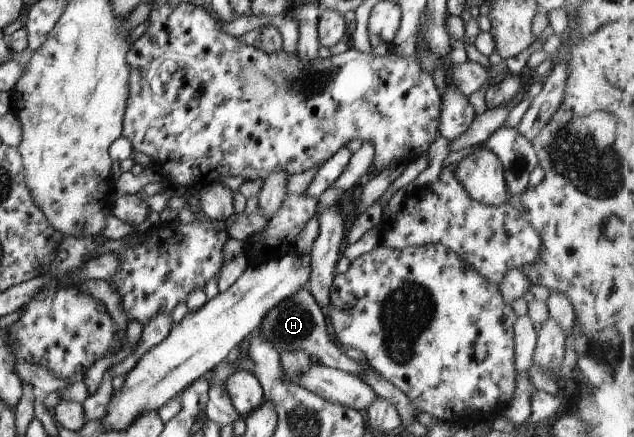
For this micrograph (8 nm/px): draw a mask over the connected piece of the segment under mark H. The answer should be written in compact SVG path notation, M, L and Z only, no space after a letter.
M302 287L302 289L298 289L298 291L294 291L294 295L290 295L288 299L284 299L278 303L278 305L274 305L266 315L264 315L264 319L262 319L258 331L262 333L262 337L264 337L264 341L266 343L270 343L274 349L278 353L282 350L284 351L304 351L306 355L313 362L318 362L324 364L325 366L339 369L340 371L345 371L346 373L350 373L350 375L358 376L360 379L360 375L362 375L362 371L364 369L368 369L368 365L366 362L354 362L351 358L348 358L346 354L344 354L343 348L332 338L331 333L328 331L326 327L327 323L324 321L324 317L316 304L316 300L312 298L312 295Z

